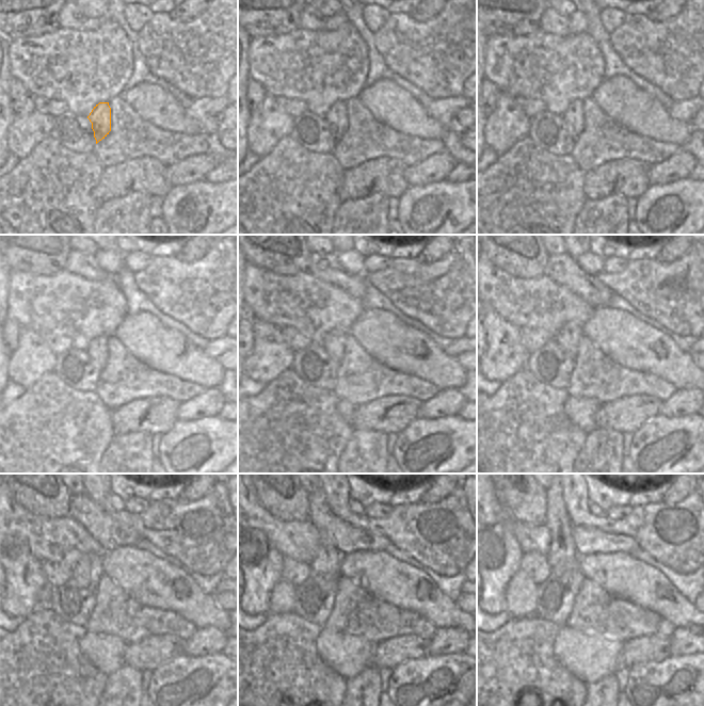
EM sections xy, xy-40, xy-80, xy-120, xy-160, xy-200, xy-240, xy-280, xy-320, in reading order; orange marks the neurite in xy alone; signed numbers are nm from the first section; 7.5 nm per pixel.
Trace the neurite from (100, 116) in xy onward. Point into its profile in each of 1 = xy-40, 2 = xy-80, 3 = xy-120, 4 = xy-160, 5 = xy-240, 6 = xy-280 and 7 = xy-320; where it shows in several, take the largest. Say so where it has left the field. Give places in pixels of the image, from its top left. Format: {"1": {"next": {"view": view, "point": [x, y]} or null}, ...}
{"1": {"next": {"view": "xy-40", "point": [337, 116]}}, "2": {"next": {"view": "xy-80", "point": [574, 115]}}, "3": {"next": {"view": "xy-120", "point": [97, 349]}}, "4": {"next": {"view": "xy-160", "point": [334, 341]}}, "5": {"next": {"view": "xy-240", "point": [88, 572]}}, "6": {"next": {"view": "xy-280", "point": [326, 563]}}, "7": {"next": {"view": "xy-320", "point": [562, 556]}}}

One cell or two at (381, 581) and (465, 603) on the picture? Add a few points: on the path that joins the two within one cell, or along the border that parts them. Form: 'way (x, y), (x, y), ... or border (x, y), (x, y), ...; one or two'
border (456, 602), (465, 612); two

